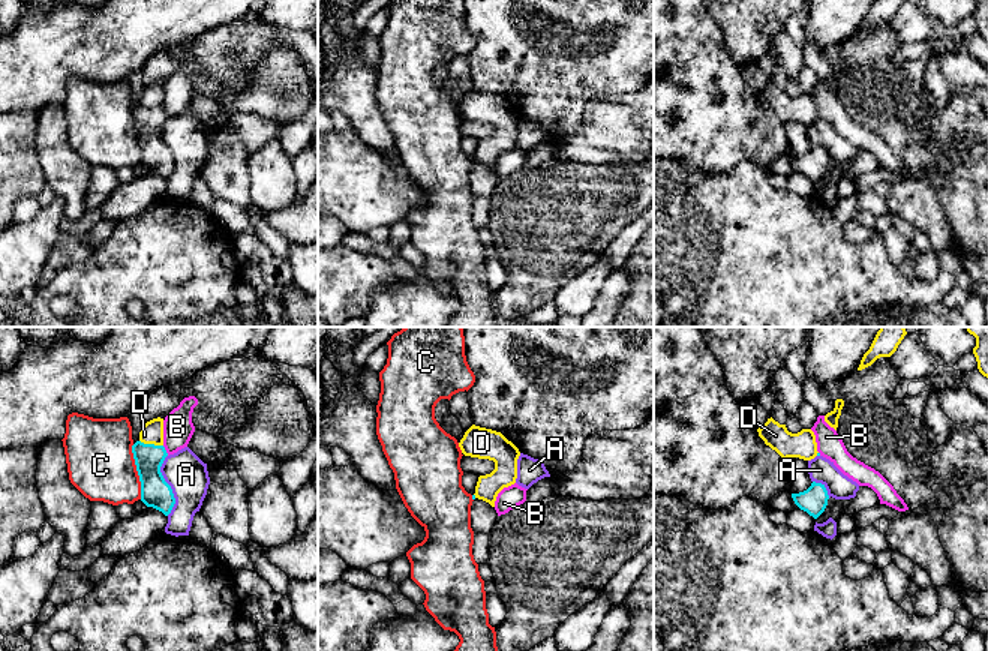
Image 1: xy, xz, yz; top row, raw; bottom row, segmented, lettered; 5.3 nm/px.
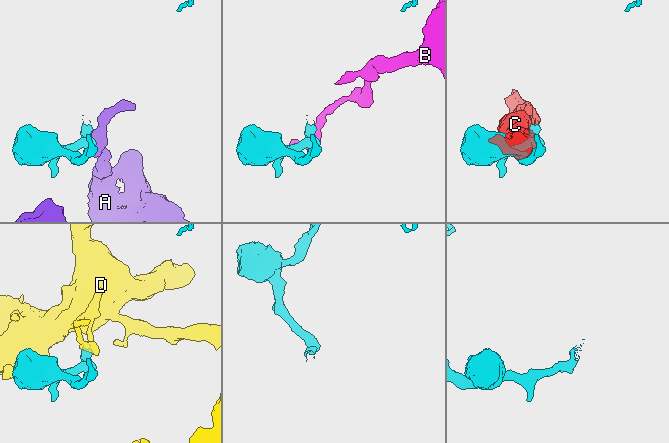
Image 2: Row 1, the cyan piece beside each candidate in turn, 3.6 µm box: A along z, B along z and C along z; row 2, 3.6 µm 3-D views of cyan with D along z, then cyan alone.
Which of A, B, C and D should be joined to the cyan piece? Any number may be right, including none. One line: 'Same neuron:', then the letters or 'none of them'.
Same neuron: none of them

